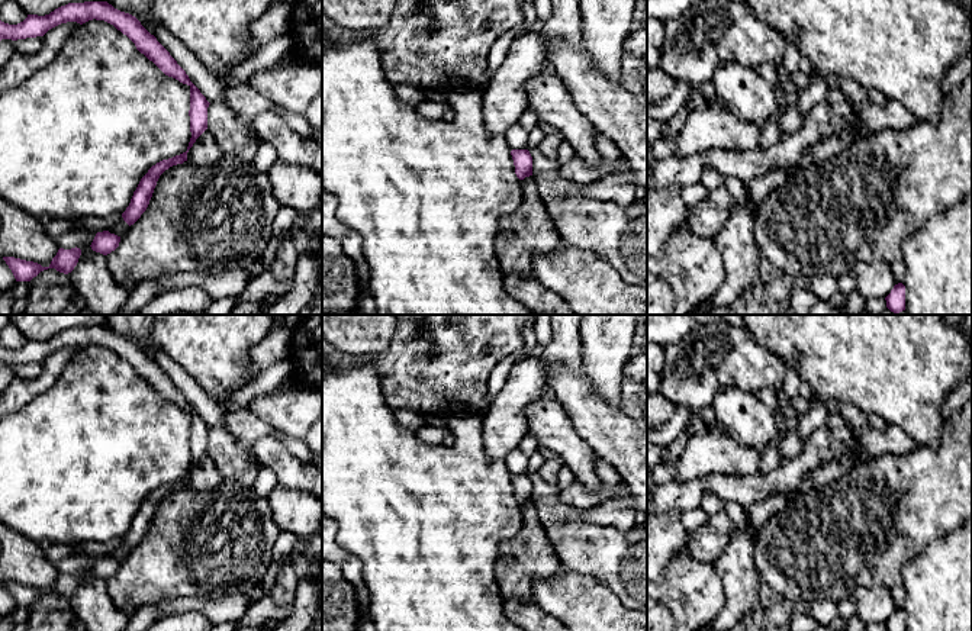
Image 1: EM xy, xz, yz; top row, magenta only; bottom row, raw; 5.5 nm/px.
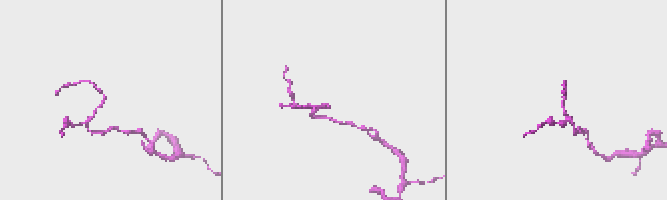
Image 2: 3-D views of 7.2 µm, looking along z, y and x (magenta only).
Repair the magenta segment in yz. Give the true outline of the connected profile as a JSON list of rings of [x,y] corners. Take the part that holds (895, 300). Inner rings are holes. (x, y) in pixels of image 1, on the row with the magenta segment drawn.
[[[902,283],[895,284],[885,300],[886,308],[895,315],[905,310],[905,286]]]

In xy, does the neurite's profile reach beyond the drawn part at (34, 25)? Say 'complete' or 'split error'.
complete

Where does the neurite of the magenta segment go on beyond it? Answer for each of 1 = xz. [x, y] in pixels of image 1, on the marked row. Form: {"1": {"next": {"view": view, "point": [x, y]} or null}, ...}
{"1": {"next": null}}

